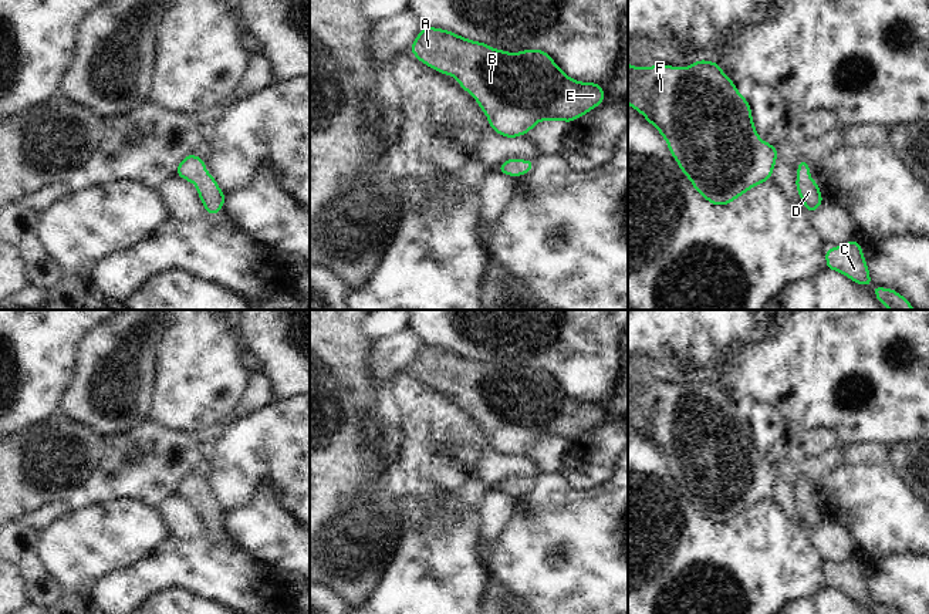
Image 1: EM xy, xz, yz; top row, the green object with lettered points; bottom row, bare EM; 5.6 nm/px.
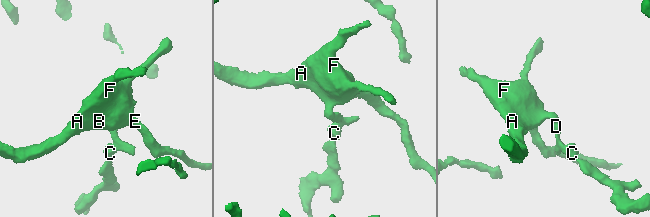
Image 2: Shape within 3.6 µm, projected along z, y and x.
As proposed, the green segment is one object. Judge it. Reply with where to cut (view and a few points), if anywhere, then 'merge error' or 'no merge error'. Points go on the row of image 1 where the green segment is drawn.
cut none; no merge error

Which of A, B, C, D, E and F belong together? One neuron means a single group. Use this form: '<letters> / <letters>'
A B C D E F

